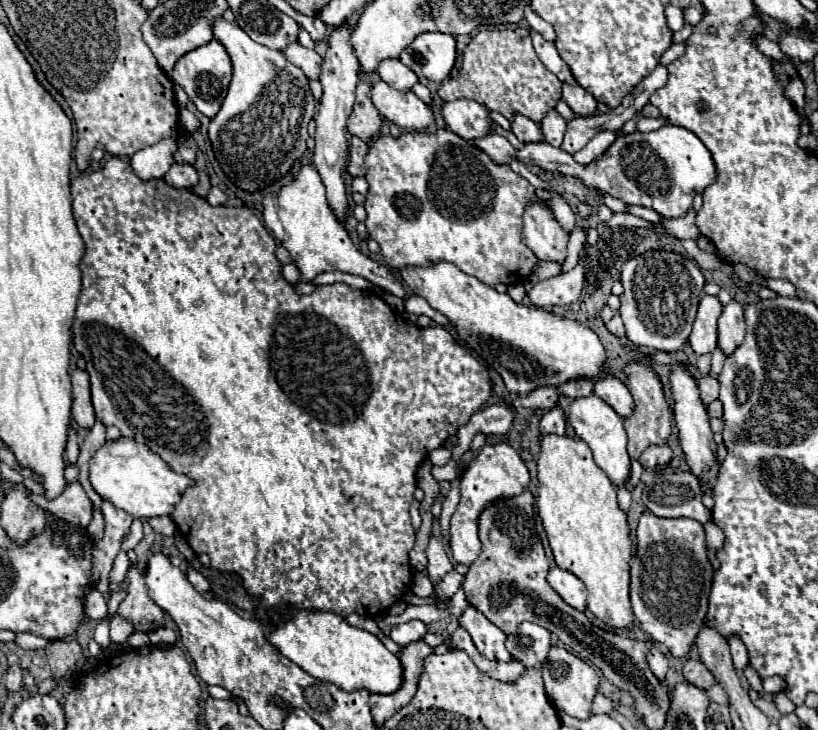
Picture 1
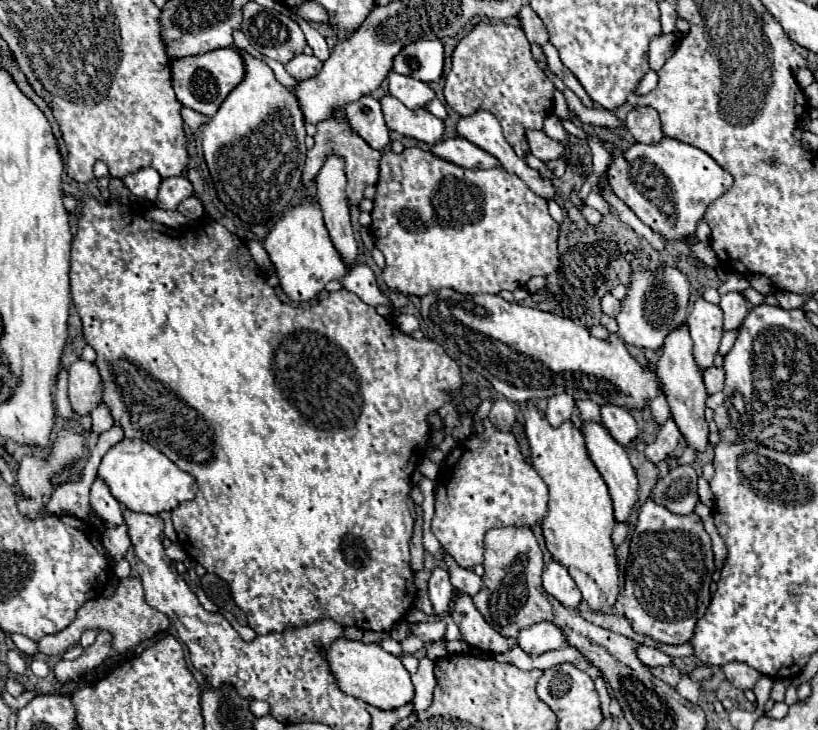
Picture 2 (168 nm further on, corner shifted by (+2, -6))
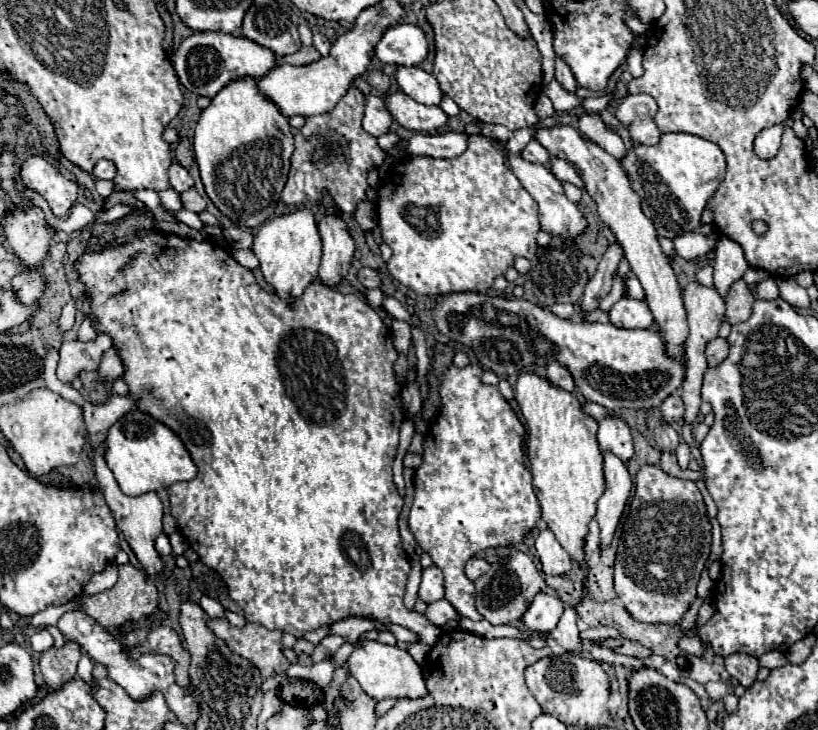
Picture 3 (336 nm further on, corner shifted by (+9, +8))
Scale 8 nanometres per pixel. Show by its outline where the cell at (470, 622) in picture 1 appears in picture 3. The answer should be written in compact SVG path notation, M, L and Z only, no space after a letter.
M451 366L443 378L441 378L441 404L443 404L443 410L439 414L439 418L431 424L431 428L427 430L427 436L425 436L425 452L423 452L423 464L415 470L415 502L411 506L411 512L409 512L409 528L417 540L417 544L433 558L433 562L441 568L443 576L445 576L445 600L461 614L461 618L469 618L469 620L483 620L481 614L477 614L477 608L475 608L475 586L473 582L465 576L463 572L463 566L465 562L475 556L477 552L485 550L485 548L507 548L507 546L513 546L513 544L519 544L523 542L525 534L537 526L539 518L541 518L541 508L539 508L539 502L537 502L537 496L533 492L533 474L531 470L525 466L525 456L523 456L523 434L525 434L525 428L523 424L519 422L519 418L515 416L515 412L511 410L511 406L507 404L507 400L499 394L497 386L485 386L481 382L481 368L479 366L465 366L463 370Z

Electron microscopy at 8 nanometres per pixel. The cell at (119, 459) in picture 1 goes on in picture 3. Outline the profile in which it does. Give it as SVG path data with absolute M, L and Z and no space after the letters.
M131 410L109 428L105 440L105 462L127 496L157 492L159 488L169 488L175 482L193 480L197 476L197 466L177 434L139 410Z

